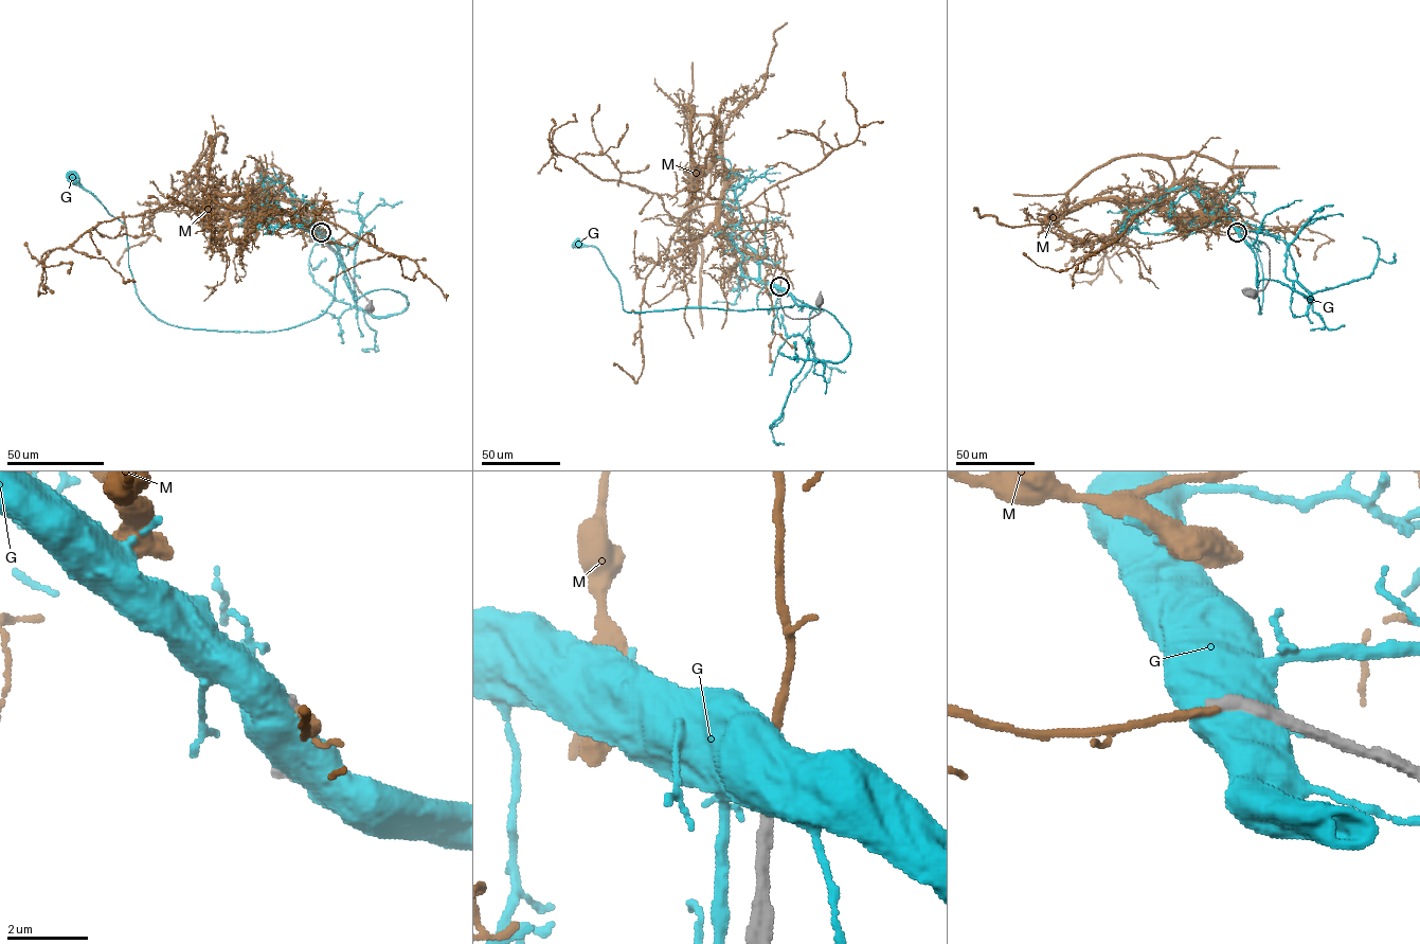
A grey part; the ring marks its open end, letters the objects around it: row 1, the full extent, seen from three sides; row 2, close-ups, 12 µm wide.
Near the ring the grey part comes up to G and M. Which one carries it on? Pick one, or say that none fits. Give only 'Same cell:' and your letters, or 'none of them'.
Same cell: none of them

